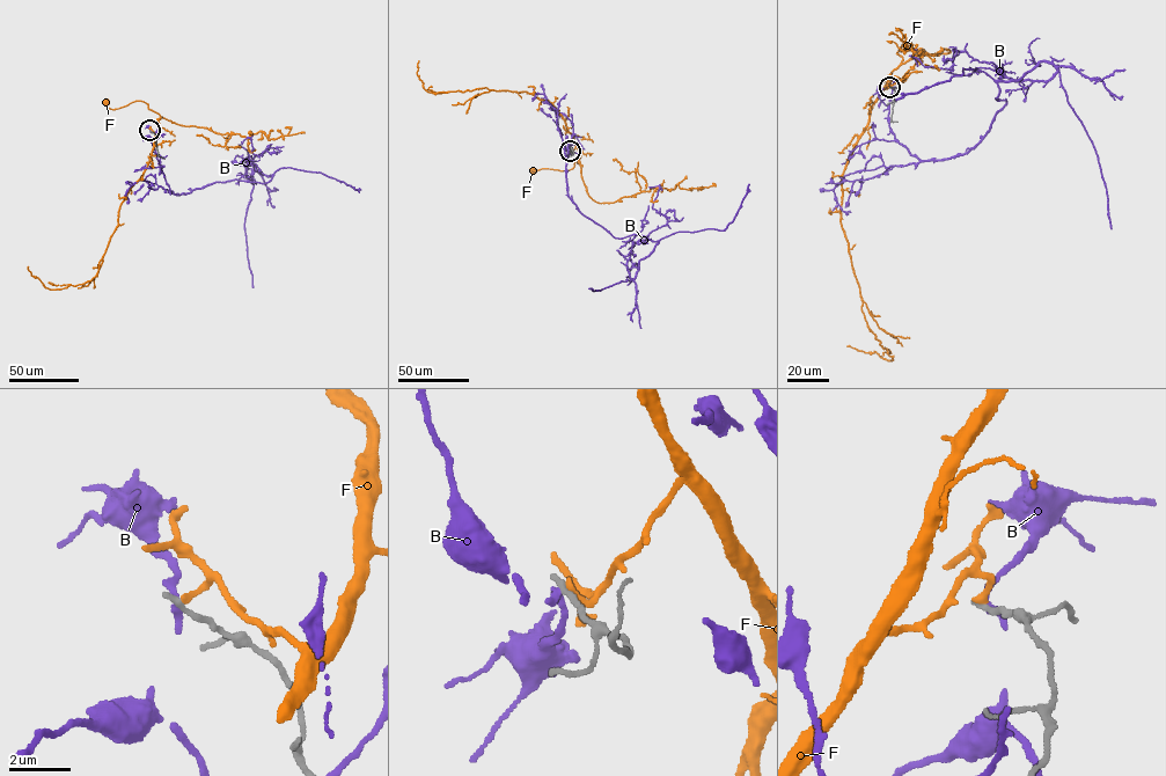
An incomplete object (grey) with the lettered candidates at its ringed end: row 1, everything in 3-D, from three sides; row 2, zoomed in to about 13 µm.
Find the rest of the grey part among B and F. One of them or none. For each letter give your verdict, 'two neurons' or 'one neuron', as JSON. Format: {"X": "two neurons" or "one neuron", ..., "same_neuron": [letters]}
{"B": "two neurons", "F": "two neurons", "same_neuron": []}

